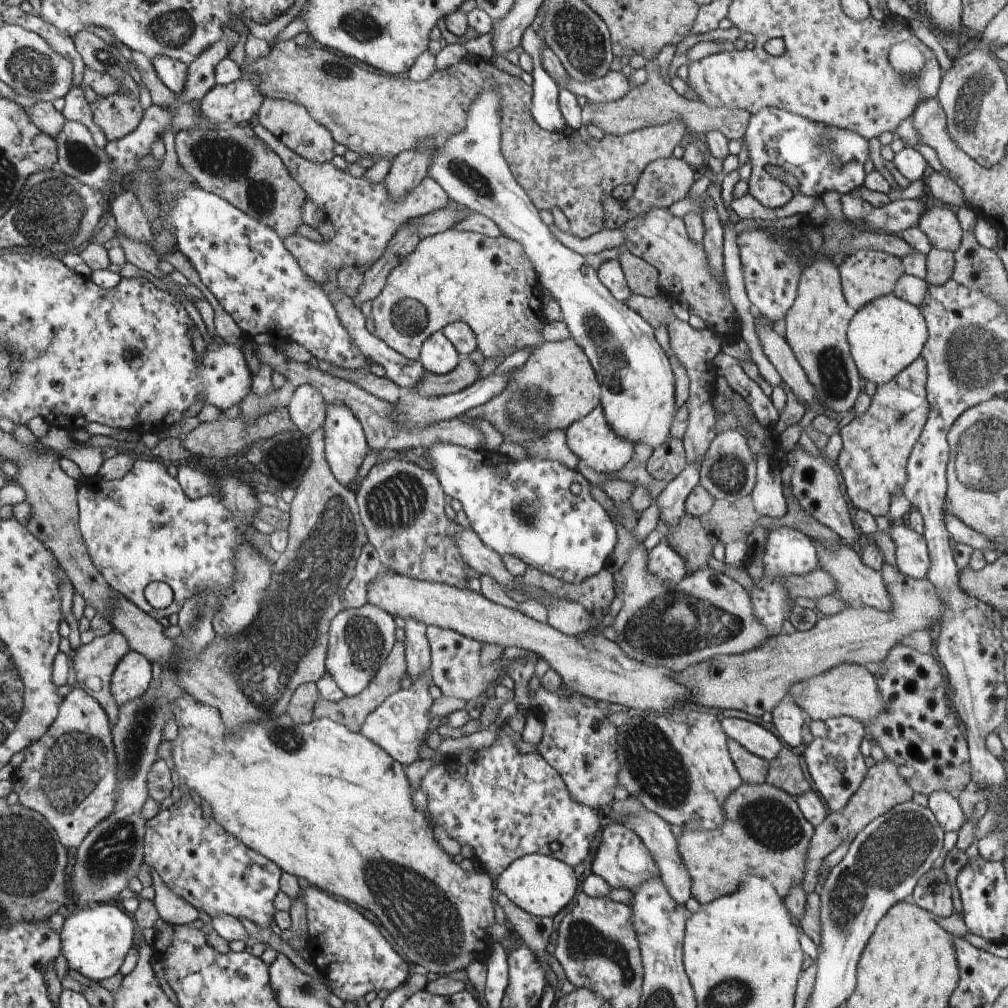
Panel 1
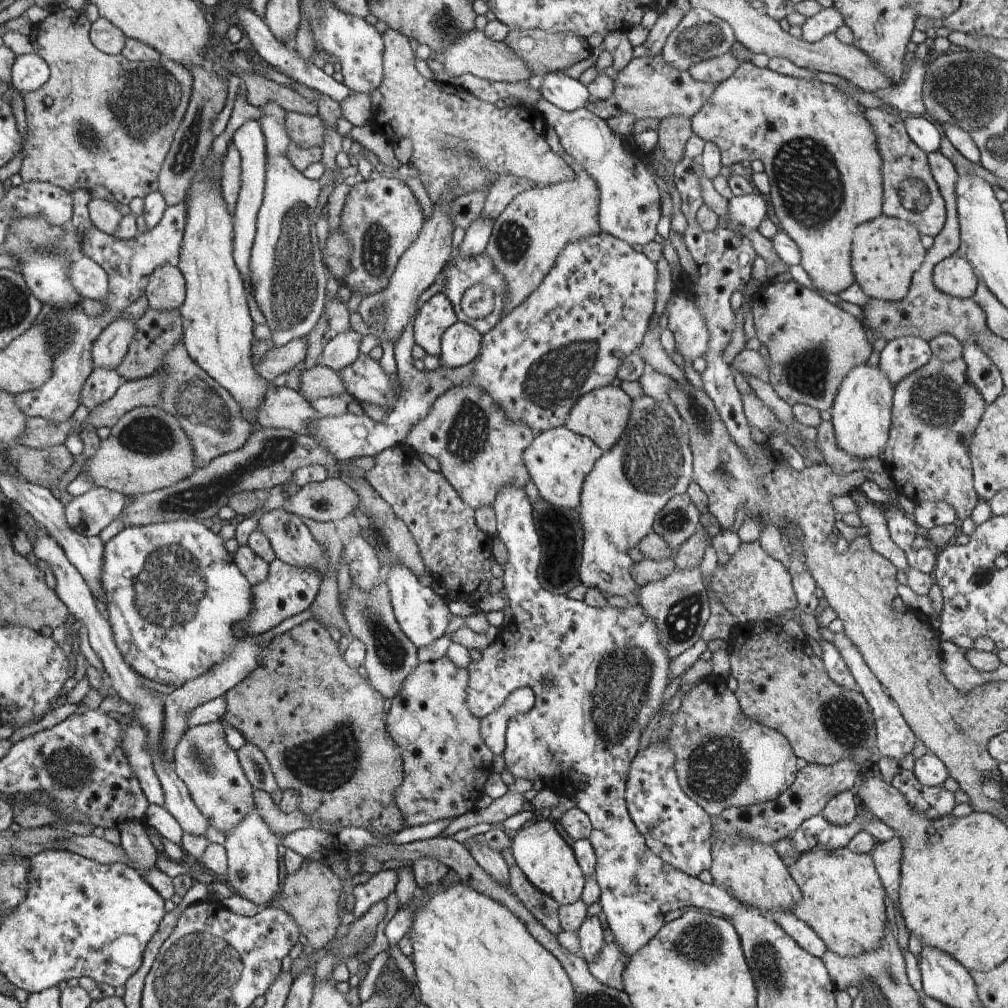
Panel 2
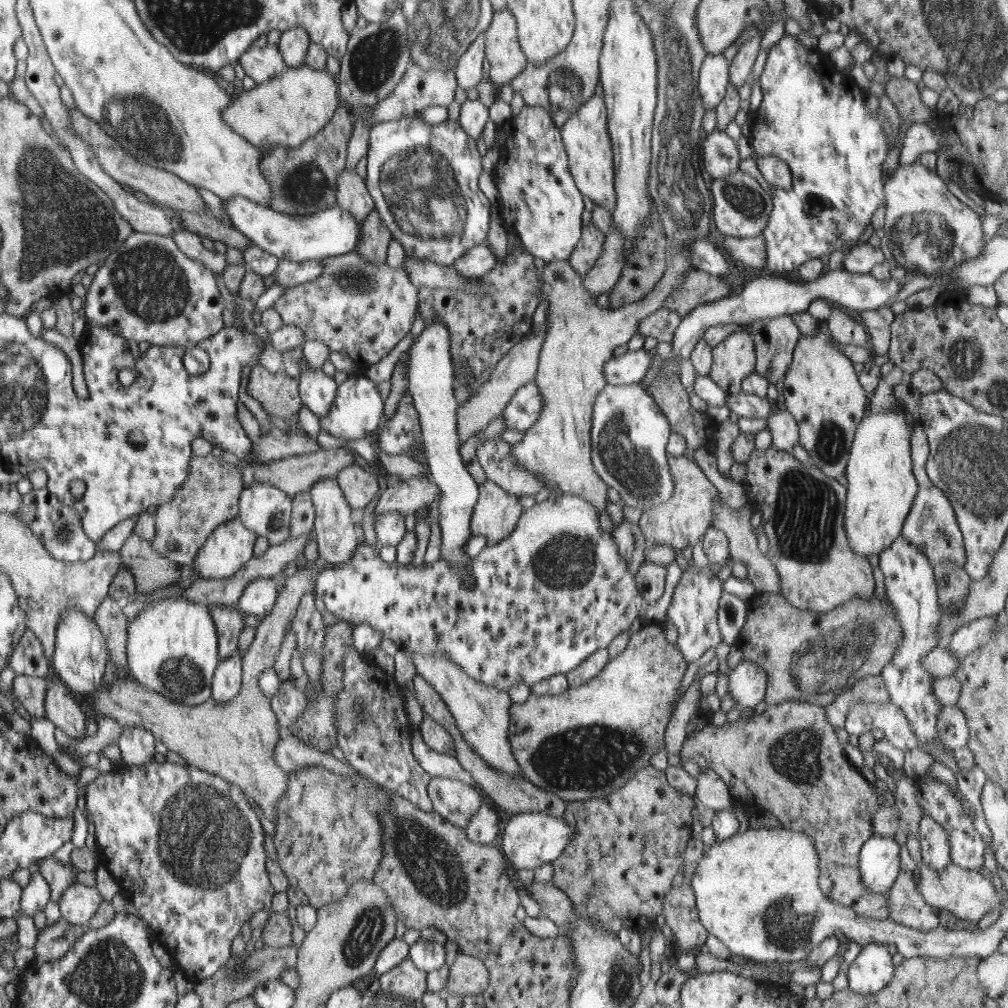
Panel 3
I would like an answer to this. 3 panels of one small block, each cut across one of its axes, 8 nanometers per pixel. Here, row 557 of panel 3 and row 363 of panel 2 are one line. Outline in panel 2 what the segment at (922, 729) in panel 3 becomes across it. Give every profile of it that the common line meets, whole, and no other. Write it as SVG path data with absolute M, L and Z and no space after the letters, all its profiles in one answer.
M903 336L889 340L880 355L879 367L896 386L902 378L926 366L932 358L929 342L917 336Z

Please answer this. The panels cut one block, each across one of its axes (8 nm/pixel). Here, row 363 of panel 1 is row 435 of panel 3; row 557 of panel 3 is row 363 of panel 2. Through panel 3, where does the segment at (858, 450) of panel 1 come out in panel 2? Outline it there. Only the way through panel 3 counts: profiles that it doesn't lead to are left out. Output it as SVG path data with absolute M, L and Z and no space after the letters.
M932 355L926 366L902 378L895 386L891 425L885 455L882 458L885 470L889 472L899 494L904 494L914 502L942 500L956 512L959 523L970 518L980 498L973 485L970 439L984 414L986 402L980 391L968 378L967 366L963 358L954 362L942 362Z

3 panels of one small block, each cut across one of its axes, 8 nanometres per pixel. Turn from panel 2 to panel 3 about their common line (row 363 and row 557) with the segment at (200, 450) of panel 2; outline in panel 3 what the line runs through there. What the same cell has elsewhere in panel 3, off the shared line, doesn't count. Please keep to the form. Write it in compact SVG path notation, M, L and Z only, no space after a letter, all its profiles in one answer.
M194 456L191 475L175 499L153 509L157 532L152 546L158 554L179 564L194 562L215 529L239 517L239 499L244 492L241 472L236 465L228 464L221 456Z

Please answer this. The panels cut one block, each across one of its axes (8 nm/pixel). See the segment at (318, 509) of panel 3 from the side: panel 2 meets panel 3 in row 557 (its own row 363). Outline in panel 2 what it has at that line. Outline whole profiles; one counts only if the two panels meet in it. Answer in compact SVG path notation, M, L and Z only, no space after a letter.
M354 329L337 333L322 351L322 365L332 368L334 372L350 366L359 357L360 343L363 335Z

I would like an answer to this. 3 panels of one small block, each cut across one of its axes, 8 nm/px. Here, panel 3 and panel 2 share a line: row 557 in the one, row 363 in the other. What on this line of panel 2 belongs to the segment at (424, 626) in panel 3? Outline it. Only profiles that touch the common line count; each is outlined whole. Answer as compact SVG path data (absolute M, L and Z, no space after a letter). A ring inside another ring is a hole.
M600 232L576 242L568 242L566 248L558 258L555 265L552 266L550 272L543 278L540 286L535 292L528 297L522 305L518 305L512 312L504 315L498 324L483 335L482 352L475 359L474 374L470 380L458 384L459 386L478 386L478 390L484 390L489 394L496 403L503 406L507 411L508 418L513 423L526 424L535 432L546 432L559 426L565 426L567 417L571 409L574 408L575 402L582 398L584 394L591 393L593 390L604 388L605 386L617 383L619 368L627 361L632 353L636 352L638 346L642 344L642 339L648 332L648 324L650 324L650 316L654 312L654 302L656 302L656 282L658 282L658 270L656 264L651 259L646 258L646 254L632 250L632 244L624 242L623 239L612 236L608 232ZM368 353L360 354L350 366L338 370L338 376L342 378L348 394L358 400L359 403L374 403L386 408L389 412L395 408L399 396L402 394L402 386L400 386L398 372L394 374L394 378L391 378L391 376L387 374L387 371L384 370L383 364L373 359Z

